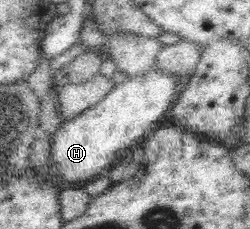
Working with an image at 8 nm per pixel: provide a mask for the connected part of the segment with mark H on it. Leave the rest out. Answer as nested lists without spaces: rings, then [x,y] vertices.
[[[155,65],[150,72],[142,76],[128,77],[121,82],[92,108],[87,108],[72,120],[64,124],[51,136],[50,162],[51,174],[60,181],[63,187],[74,182],[88,180],[92,176],[102,176],[120,153],[130,152],[135,143],[146,138],[156,126],[168,116],[168,110],[186,83],[187,77],[182,74],[162,72]]]

